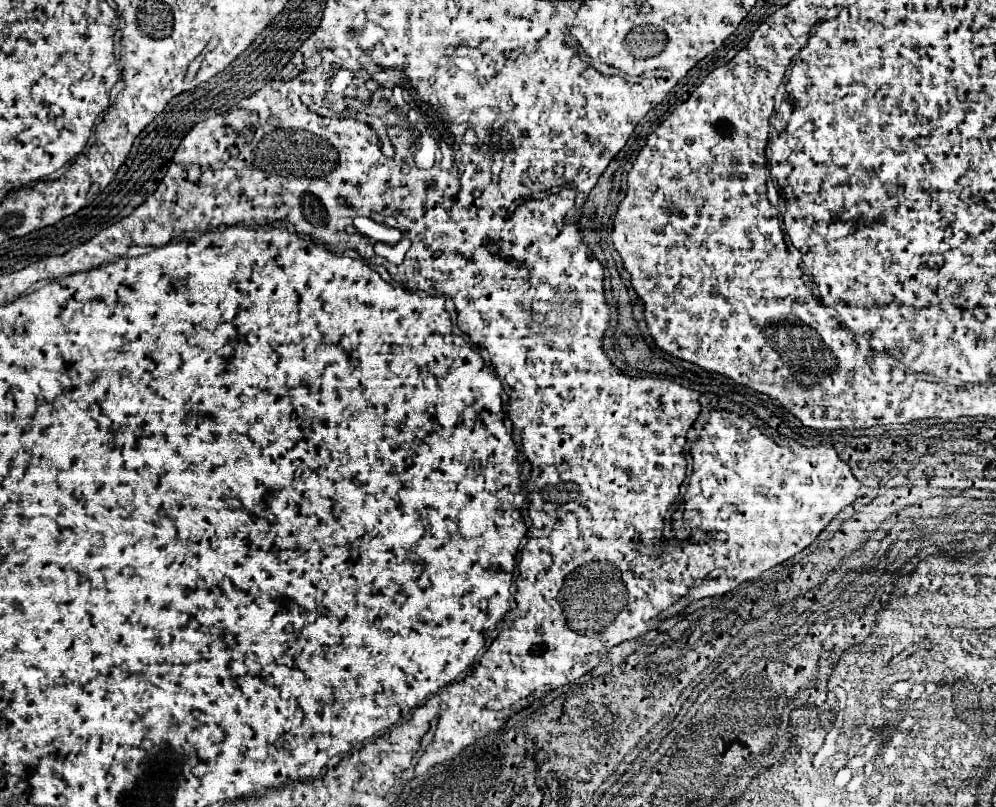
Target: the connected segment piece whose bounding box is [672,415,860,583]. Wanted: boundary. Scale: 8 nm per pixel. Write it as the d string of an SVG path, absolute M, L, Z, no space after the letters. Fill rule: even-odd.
M734 415L734 459L694 459L694 473L686 487L682 507L674 513L674 521L684 519L684 523L672 523L672 531L676 531L676 537L680 539L688 539L690 529L694 527L704 531L724 531L738 547L748 547L744 549L742 561L736 561L736 567L744 571L744 579L738 581L742 583L808 547L838 511L856 501L858 491L860 481L852 475L850 465L838 457L834 447L804 447L772 427L764 433L748 419Z

